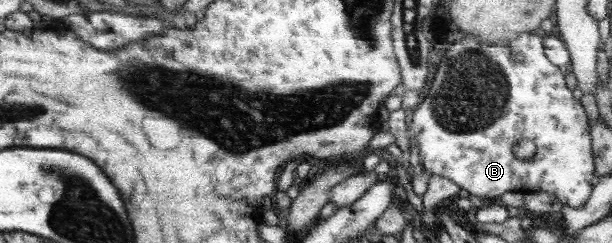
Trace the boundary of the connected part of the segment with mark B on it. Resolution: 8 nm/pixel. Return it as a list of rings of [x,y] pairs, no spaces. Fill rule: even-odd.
[[[519,34],[514,40],[504,40],[501,42],[480,42],[475,36],[464,35],[460,42],[455,42],[448,47],[448,50],[442,54],[442,59],[438,64],[432,88],[424,98],[424,101],[414,108],[412,117],[412,126],[408,130],[407,137],[414,135],[418,141],[420,149],[420,159],[424,170],[431,174],[449,178],[454,184],[460,188],[468,190],[469,194],[478,196],[482,200],[491,198],[498,200],[504,192],[521,192],[532,193],[538,191],[547,191],[548,194],[554,194],[556,198],[560,198],[563,204],[574,208],[582,208],[587,204],[592,194],[592,180],[594,180],[594,163],[595,154],[592,154],[594,146],[590,146],[590,124],[586,118],[584,108],[580,106],[580,102],[576,102],[572,98],[572,92],[566,88],[564,82],[564,74],[559,66],[554,66],[544,52],[543,38],[533,34]],[[530,139],[535,142],[536,152],[530,160],[520,159],[514,151],[515,144],[521,140]]]

